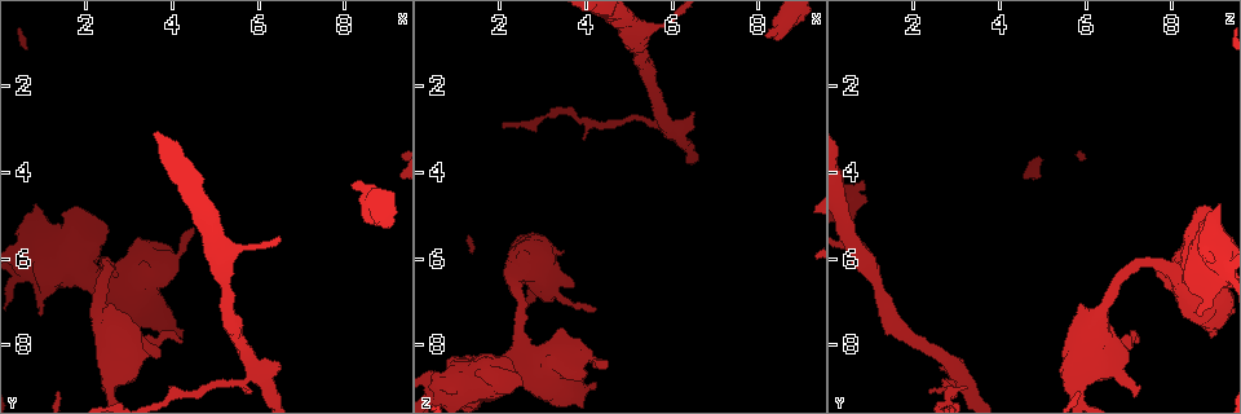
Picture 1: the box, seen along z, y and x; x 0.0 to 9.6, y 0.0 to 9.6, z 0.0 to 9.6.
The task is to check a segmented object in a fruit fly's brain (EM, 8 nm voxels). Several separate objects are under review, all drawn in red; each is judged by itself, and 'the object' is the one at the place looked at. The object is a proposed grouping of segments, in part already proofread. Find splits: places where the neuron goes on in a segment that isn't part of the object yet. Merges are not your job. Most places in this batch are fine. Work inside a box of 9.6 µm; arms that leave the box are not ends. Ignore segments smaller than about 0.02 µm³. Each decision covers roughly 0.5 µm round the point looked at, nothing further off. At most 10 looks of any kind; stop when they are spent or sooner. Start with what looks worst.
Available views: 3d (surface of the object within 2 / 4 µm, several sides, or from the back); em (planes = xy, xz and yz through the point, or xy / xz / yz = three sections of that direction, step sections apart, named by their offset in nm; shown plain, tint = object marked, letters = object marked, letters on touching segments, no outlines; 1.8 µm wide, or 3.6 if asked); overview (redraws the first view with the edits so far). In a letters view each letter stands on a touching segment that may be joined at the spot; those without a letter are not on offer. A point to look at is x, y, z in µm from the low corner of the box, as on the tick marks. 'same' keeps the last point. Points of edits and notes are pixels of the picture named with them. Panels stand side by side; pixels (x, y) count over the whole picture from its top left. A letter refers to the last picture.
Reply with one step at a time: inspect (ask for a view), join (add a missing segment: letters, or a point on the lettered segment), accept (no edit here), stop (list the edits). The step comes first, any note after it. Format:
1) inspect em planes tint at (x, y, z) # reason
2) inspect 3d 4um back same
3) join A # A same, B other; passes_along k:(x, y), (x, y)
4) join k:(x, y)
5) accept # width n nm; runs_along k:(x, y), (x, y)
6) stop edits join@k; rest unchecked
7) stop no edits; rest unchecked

inspect em planes letters at (4.25, 7.90, 7.15)

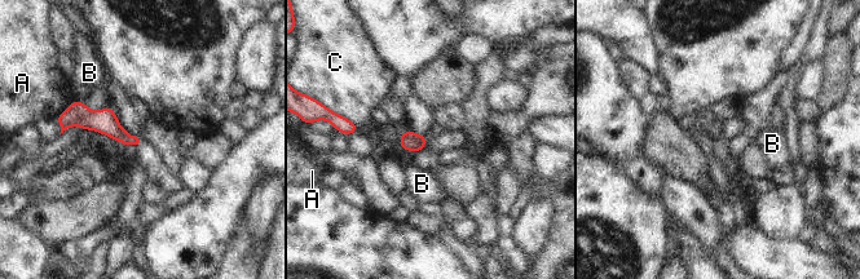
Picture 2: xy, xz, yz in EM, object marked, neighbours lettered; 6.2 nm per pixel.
accept # A other, B other, C other; border 2:(76, 98), (84, 102); none of them fits

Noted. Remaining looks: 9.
inspect em 3.6um xy step 16 letters at (8.15, 4.20, 0.80) # free end

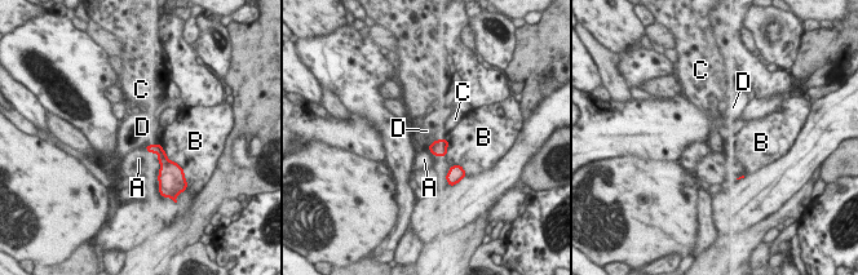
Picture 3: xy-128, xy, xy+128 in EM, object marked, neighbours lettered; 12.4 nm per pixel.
accept # longest_contact B 320 nm; A other, B other, C other, D other; border 3:(446, 138), (438, 138), (427, 147); no lettered segment goes on from it

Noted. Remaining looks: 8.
inspect em planes letters at (4.45, 5.30, 8.45) # an open end

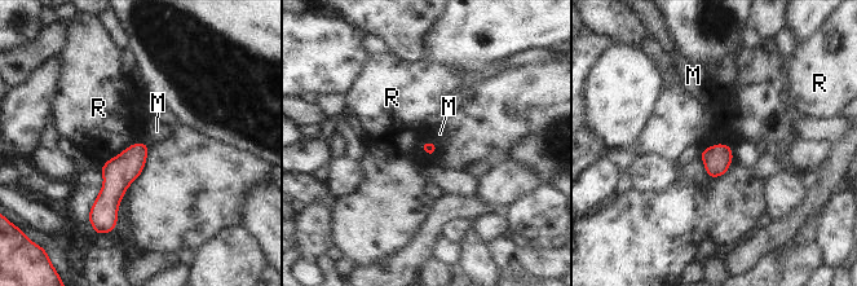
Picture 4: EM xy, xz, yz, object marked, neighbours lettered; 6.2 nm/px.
accept # M other, R other; no lettered segment goes on from it

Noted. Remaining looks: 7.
inspect em xz step 16 tint at (6.50, 8.60, 2.65)

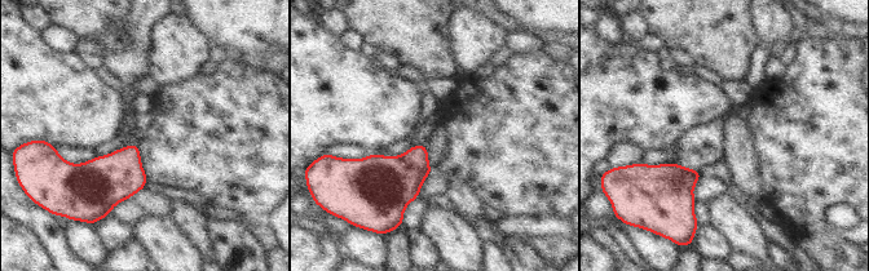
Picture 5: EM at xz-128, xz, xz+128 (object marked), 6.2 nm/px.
inspect em planes letters same # cut it another way

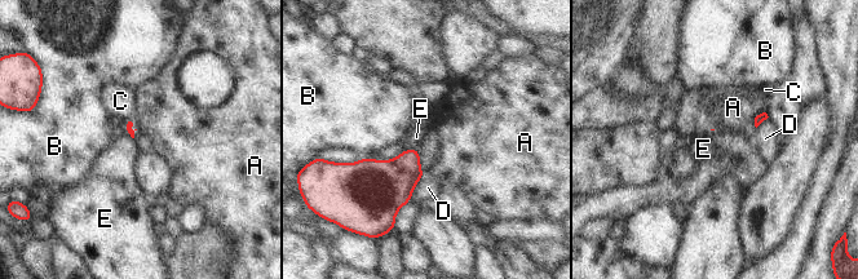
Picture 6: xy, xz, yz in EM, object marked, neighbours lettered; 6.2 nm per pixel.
accept # A other, B other, C other, D other, E other; border 6:(416, 147), (405, 150); none of them fits

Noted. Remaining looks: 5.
stop no edits; rest unchecked

